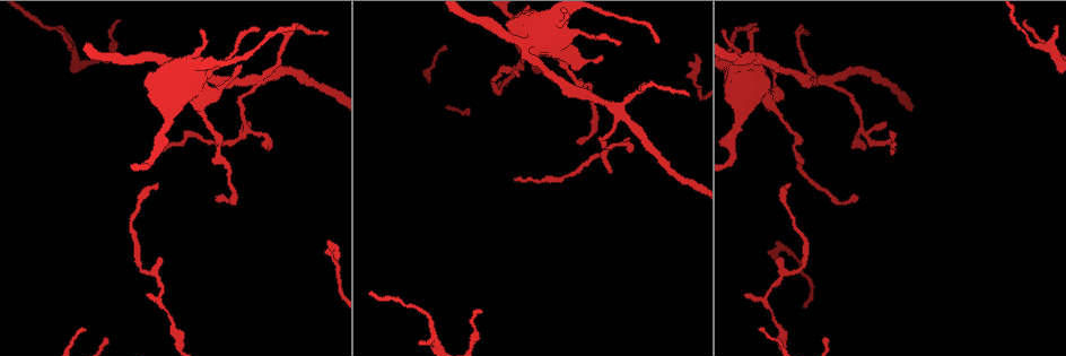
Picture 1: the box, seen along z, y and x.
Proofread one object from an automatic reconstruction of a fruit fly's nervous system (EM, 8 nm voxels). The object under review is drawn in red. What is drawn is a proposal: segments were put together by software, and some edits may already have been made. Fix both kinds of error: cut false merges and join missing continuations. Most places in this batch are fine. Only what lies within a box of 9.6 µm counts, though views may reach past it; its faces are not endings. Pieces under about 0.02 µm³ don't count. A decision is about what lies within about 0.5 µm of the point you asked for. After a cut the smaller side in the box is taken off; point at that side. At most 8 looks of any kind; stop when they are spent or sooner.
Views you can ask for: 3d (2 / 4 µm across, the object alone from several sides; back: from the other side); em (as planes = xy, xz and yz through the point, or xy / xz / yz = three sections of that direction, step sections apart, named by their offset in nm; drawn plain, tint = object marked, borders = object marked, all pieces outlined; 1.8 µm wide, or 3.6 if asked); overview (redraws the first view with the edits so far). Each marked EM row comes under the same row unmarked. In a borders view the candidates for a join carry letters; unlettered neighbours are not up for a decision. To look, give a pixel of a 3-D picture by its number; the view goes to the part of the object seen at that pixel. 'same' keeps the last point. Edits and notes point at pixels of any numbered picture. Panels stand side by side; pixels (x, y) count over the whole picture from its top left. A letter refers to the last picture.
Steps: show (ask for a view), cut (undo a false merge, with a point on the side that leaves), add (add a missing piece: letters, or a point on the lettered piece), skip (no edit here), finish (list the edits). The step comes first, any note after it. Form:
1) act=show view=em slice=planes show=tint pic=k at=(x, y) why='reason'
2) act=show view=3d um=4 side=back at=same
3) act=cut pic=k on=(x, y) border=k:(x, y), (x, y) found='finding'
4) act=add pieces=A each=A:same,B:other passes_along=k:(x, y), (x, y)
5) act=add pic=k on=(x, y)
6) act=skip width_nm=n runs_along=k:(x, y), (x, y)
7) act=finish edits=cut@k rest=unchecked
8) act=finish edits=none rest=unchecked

act=show view=3d um=4 pic=1 at=(269, 146) why='free end'

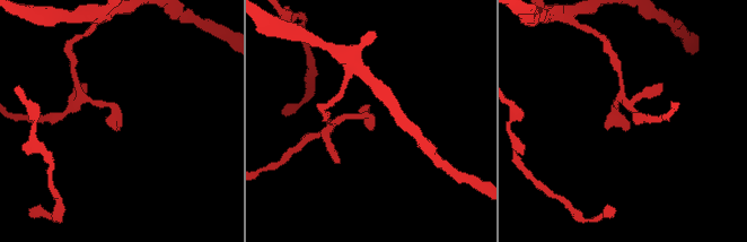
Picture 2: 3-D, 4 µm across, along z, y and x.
act=show view=em slice=xy step=8 show=borders pic=2 at=(374, 128)

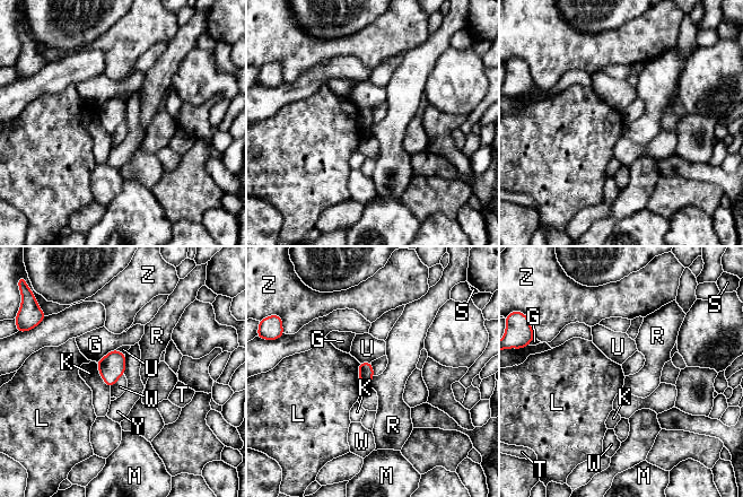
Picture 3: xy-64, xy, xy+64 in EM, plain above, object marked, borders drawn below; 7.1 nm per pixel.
act=skip each=G:other,K:other,L:other,M:other,R:other,S:other,T:other,U:other,W:other,Y:other,Z:other found='none of them fits'

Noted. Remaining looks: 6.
act=show view=3d um=4 pic=1 at=(660, 40)

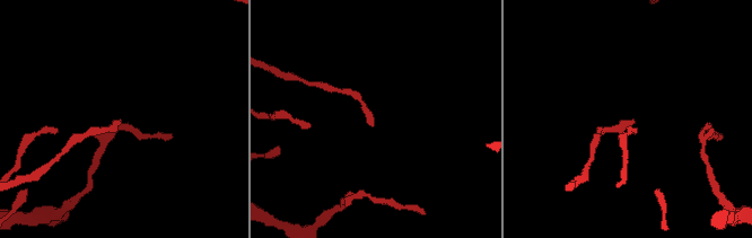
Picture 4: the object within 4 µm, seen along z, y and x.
act=show view=em slice=planes show=borders pic=4 at=(121, 120)

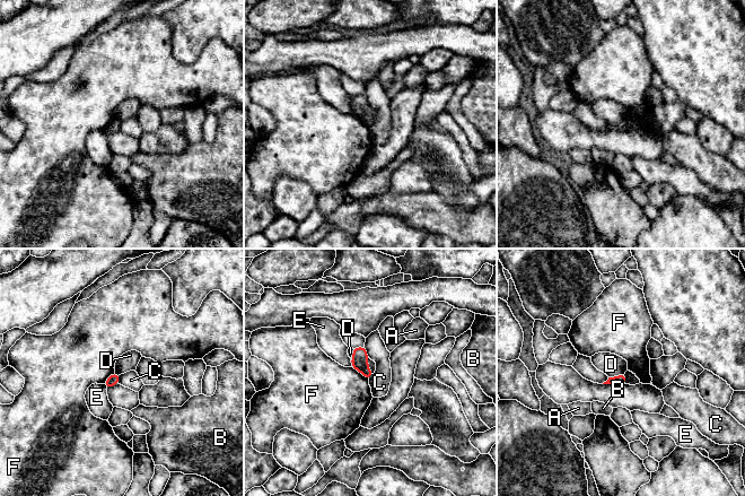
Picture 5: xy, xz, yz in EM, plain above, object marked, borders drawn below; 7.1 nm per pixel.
act=skip each=A:other,B:other,C:other,D:other,E:other,F:other border=5:(624, 372), (608, 377) found='none of them fits'

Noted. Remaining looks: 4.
act=show view=em slice=xy step=16 show=borders pic=1 at=(579, 143) why='thin end'

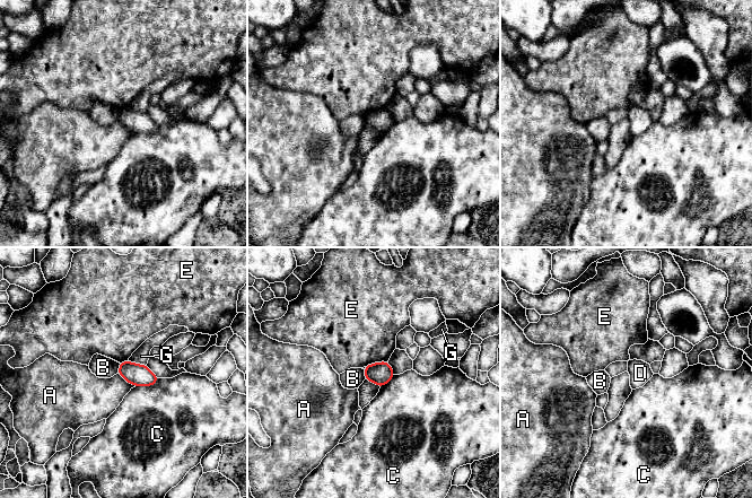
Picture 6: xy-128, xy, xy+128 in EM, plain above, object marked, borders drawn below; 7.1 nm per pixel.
act=show view=em slice=planes show=borders at=same

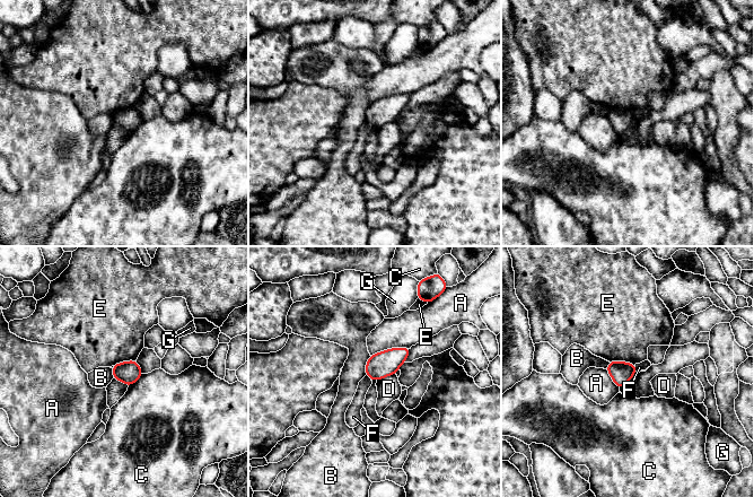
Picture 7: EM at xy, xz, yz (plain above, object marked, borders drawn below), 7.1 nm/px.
act=skip longest_contact=A:300nm each=A:other,B:other,C:other,D:other,E:other,F:other,G:other border=7:(634, 365), (637, 372) found='none of them fits'

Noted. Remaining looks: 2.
act=show view=em slice=planes show=borders pic=1 at=(789, 186) why='end of a long branch'

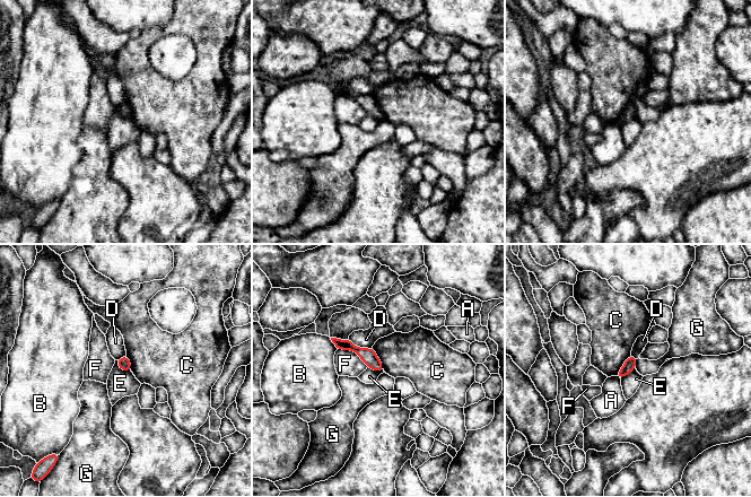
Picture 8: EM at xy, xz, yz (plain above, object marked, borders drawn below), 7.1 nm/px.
act=skip width_nm=90 each=A:other,B:other,C:other,D:other,E:other,F:other,G:other border=8:(116, 360), (122, 369), (130, 371) found='none of them fits'

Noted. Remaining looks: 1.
act=finish edits=none rest=unchecked

